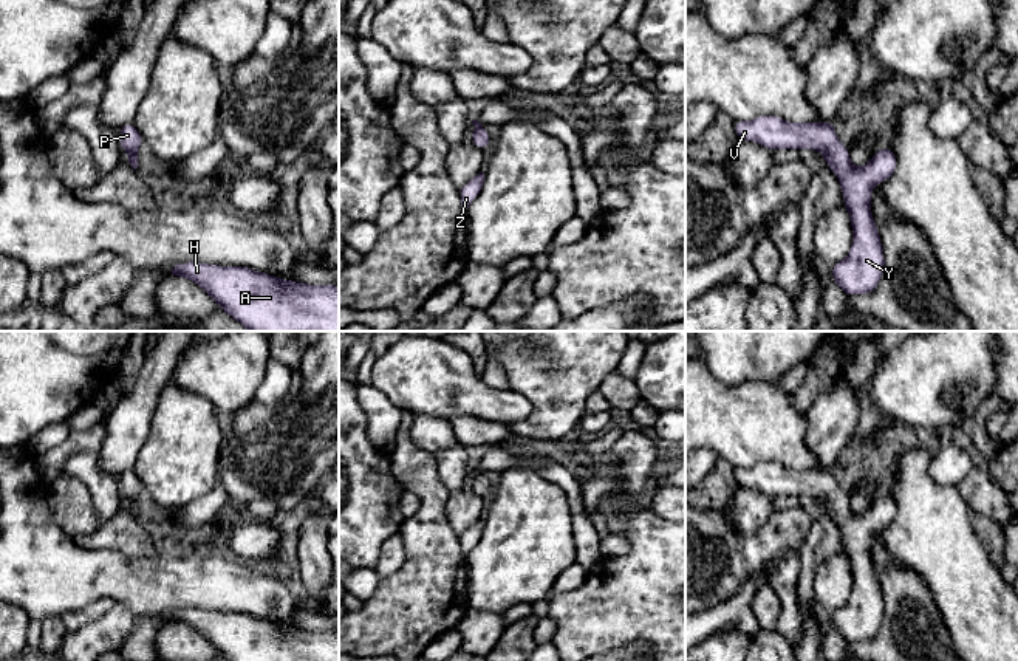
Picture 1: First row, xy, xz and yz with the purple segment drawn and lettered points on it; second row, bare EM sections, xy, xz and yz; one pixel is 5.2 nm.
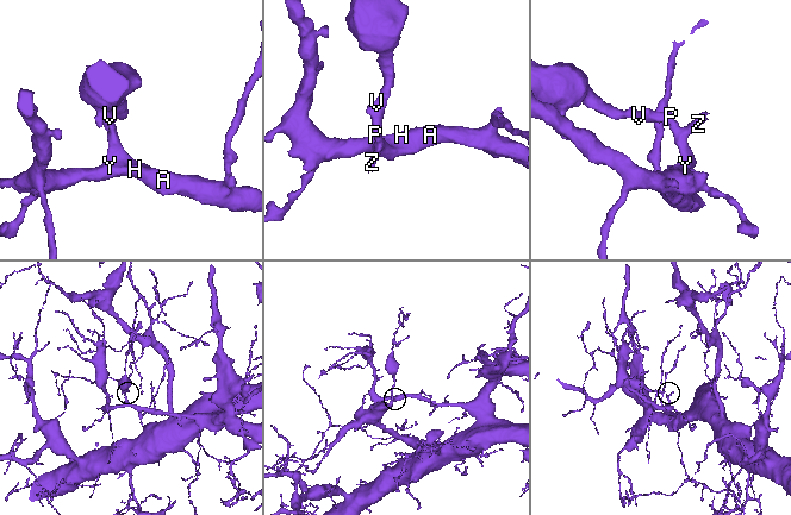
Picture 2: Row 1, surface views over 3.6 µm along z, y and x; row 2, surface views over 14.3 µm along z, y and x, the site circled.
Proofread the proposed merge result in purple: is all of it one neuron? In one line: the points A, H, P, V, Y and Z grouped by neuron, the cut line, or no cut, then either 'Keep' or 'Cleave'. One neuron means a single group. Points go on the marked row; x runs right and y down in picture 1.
Groups: A H P V Y Z. No split. Keep

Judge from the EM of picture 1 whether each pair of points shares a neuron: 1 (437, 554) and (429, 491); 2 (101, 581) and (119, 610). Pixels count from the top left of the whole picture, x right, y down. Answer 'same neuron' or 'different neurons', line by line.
1: same neuron
2: different neurons

